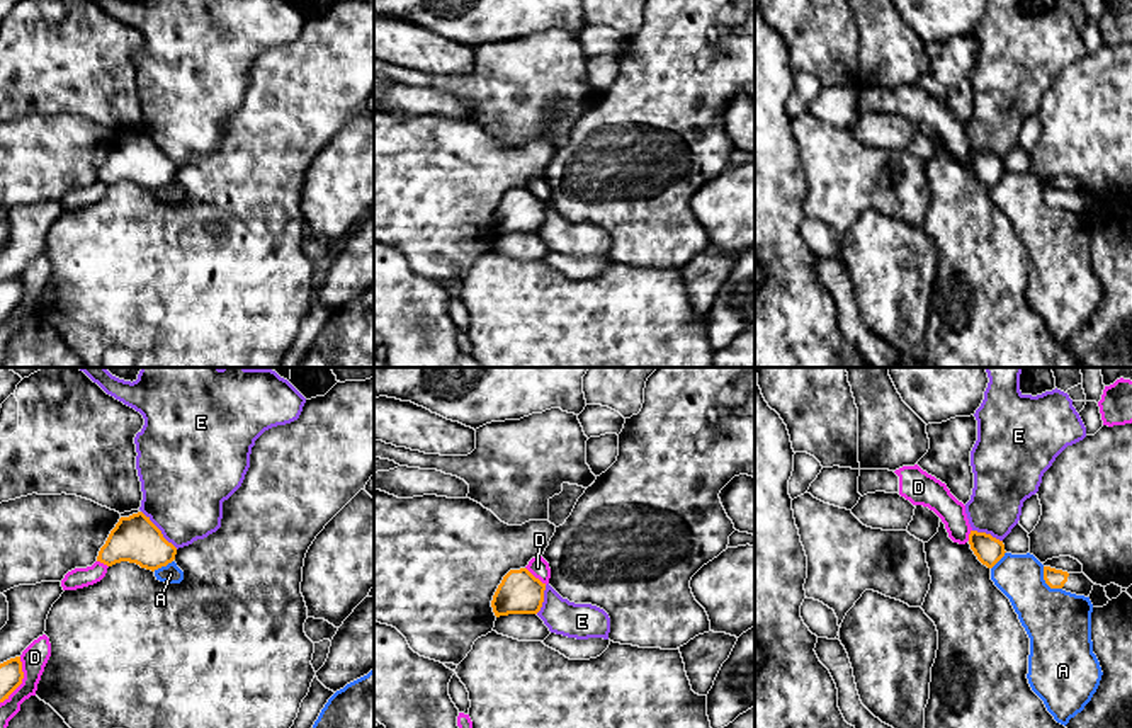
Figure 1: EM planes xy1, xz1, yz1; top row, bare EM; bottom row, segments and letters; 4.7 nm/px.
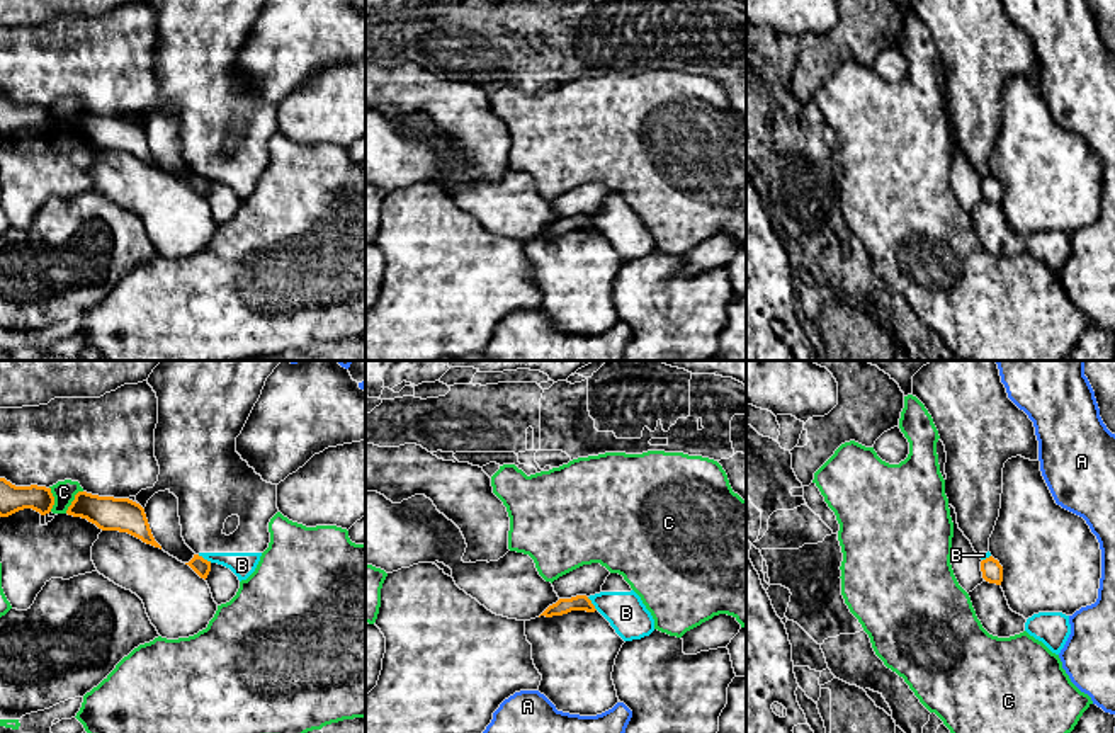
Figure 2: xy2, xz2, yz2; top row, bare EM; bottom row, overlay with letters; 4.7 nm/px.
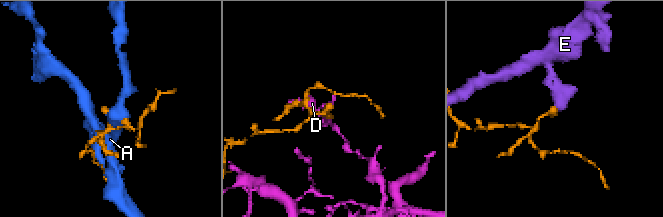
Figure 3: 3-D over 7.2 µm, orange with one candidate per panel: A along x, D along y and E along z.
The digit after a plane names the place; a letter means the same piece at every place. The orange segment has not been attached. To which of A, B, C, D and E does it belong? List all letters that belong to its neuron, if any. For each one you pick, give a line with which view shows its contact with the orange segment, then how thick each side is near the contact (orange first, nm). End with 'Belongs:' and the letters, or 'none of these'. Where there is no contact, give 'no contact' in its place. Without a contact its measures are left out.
Belongs: none of these

